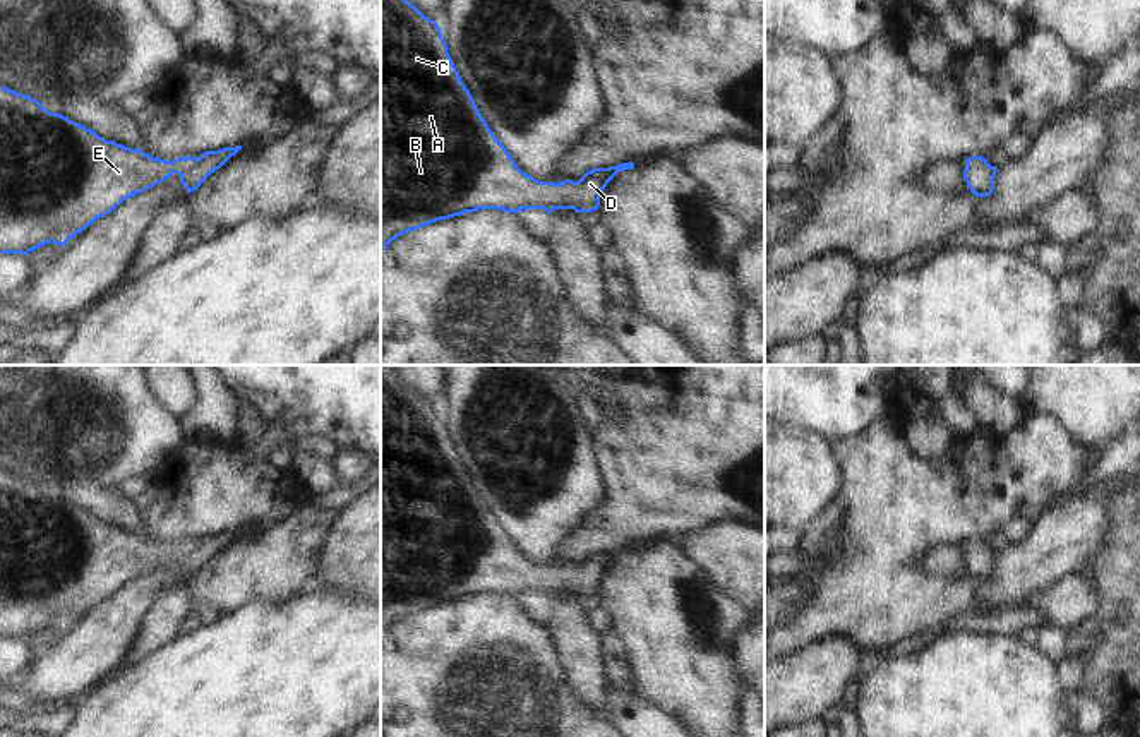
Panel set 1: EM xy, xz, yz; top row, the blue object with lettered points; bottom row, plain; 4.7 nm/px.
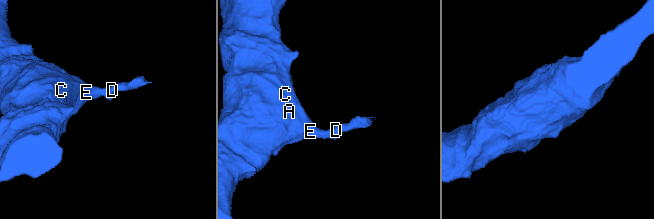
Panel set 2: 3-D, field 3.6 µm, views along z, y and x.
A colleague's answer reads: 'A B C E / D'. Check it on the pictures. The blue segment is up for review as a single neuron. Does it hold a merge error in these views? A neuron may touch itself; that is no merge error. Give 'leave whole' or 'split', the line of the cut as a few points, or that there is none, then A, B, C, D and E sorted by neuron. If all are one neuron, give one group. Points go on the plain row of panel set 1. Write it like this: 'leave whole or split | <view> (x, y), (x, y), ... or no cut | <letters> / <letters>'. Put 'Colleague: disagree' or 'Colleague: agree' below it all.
leave whole | no cut | A B C D E
Colleague: disagree

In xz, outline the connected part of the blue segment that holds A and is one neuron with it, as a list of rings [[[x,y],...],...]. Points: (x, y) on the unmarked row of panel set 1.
[[[381,365],[381,634],[403,617],[478,593],[514,598],[523,593],[591,596],[598,593],[607,567],[619,555],[633,552],[633,545],[593,552],[578,566],[559,567],[538,566],[521,555],[482,502],[447,437],[439,408],[405,384],[391,365]]]

